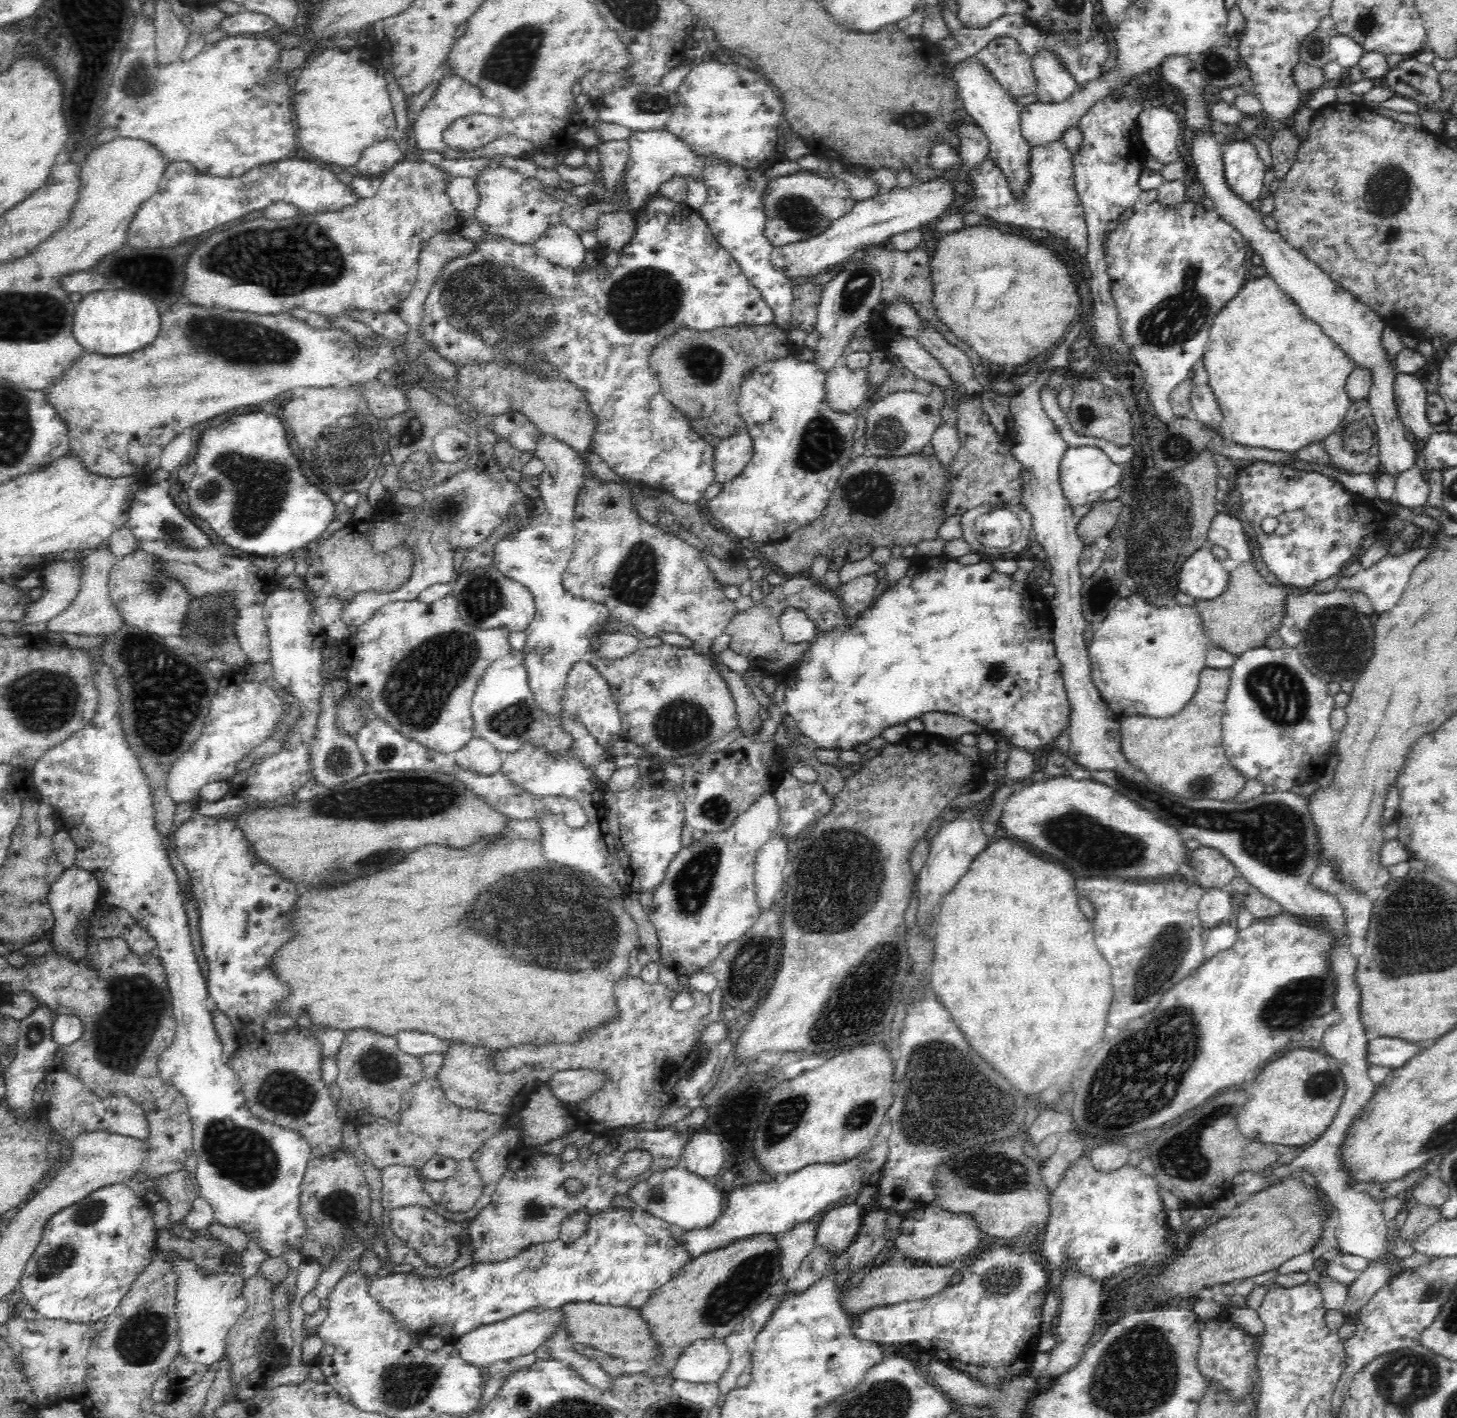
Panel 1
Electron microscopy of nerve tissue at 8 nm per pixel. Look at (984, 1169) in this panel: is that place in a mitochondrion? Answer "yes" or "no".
yes

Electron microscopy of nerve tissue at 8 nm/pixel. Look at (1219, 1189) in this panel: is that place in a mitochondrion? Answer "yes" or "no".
yes

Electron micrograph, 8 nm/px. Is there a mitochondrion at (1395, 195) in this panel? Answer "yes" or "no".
yes

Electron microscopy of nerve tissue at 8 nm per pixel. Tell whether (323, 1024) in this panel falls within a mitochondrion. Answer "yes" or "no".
no

